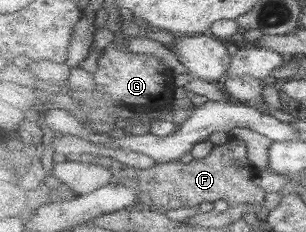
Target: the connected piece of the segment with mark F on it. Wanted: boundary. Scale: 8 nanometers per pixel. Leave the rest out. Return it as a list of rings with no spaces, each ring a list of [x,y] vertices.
[[[230,140],[223,145],[216,145],[209,155],[202,159],[193,159],[187,164],[180,161],[157,163],[147,169],[136,168],[110,156],[95,155],[94,162],[109,168],[112,173],[111,184],[122,184],[133,188],[141,206],[162,206],[167,210],[198,206],[202,202],[224,200],[228,206],[265,204],[267,194],[254,183],[256,168],[250,164],[247,142]]]

